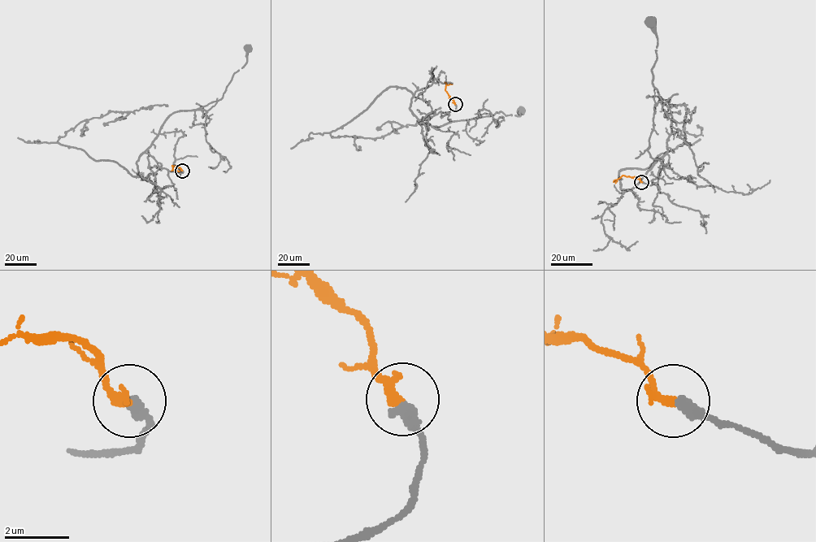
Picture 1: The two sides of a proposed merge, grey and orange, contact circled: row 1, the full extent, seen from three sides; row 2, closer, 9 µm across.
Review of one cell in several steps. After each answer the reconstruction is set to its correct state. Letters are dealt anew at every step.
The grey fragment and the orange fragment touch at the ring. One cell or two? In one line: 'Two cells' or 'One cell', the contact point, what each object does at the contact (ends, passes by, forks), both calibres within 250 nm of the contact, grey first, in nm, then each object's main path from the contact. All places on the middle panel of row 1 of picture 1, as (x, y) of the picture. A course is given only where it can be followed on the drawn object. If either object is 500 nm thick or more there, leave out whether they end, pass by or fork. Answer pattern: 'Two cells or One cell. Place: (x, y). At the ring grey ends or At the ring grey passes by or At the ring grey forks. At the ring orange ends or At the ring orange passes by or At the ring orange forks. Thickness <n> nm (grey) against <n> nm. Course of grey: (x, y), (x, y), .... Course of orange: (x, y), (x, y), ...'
One cell. Place: (455, 104). At the ring grey ends. At the ring orange ends. Thickness 400 nm (grey) against 320 nm. Course of grey: (455, 104), (453, 110), (418, 119), (440, 127), (501, 111), (519, 116), (520, 111). Course of orange: (455, 104), (444, 90), (446, 84), (452, 84)

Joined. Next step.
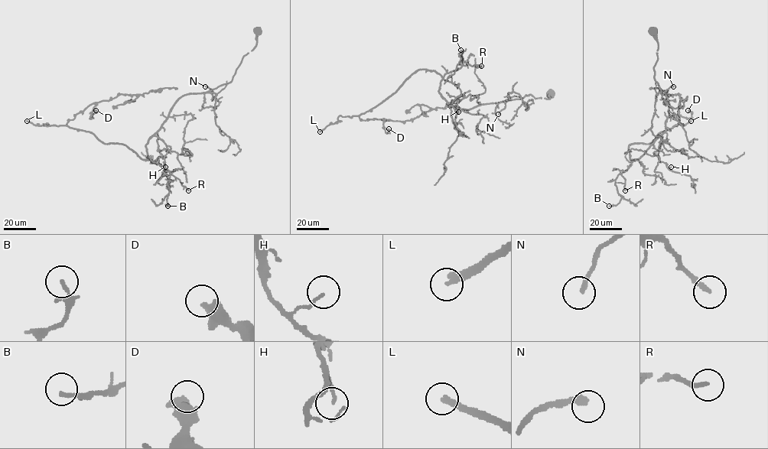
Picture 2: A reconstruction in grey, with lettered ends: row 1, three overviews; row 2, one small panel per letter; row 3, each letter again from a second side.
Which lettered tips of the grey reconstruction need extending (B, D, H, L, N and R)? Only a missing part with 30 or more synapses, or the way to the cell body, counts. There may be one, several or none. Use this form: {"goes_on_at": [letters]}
{"goes_on_at": ["L", "N"]}

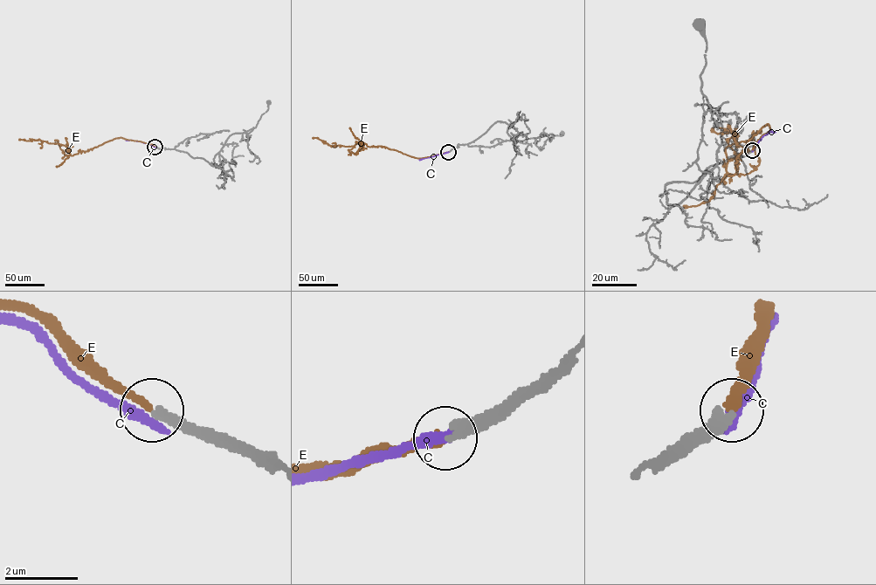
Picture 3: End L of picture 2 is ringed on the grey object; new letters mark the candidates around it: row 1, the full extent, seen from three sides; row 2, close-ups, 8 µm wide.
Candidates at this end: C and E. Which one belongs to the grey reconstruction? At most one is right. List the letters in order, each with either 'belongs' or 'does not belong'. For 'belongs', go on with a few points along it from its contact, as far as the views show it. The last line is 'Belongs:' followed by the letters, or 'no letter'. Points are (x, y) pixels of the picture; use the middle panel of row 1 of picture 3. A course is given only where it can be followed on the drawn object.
C: does not belong
E: belongs; it runs (448, 152), (417, 158), (383, 146), (368, 147), (360, 142), (350, 146), (332, 146), (313, 137)
Belongs: E

